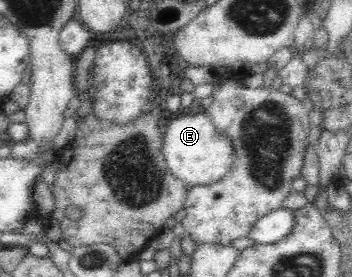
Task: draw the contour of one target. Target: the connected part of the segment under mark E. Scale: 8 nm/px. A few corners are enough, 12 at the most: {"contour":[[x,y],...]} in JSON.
{"contour":[[203,111],[174,118],[162,150],[186,187],[222,180],[237,161]]}

